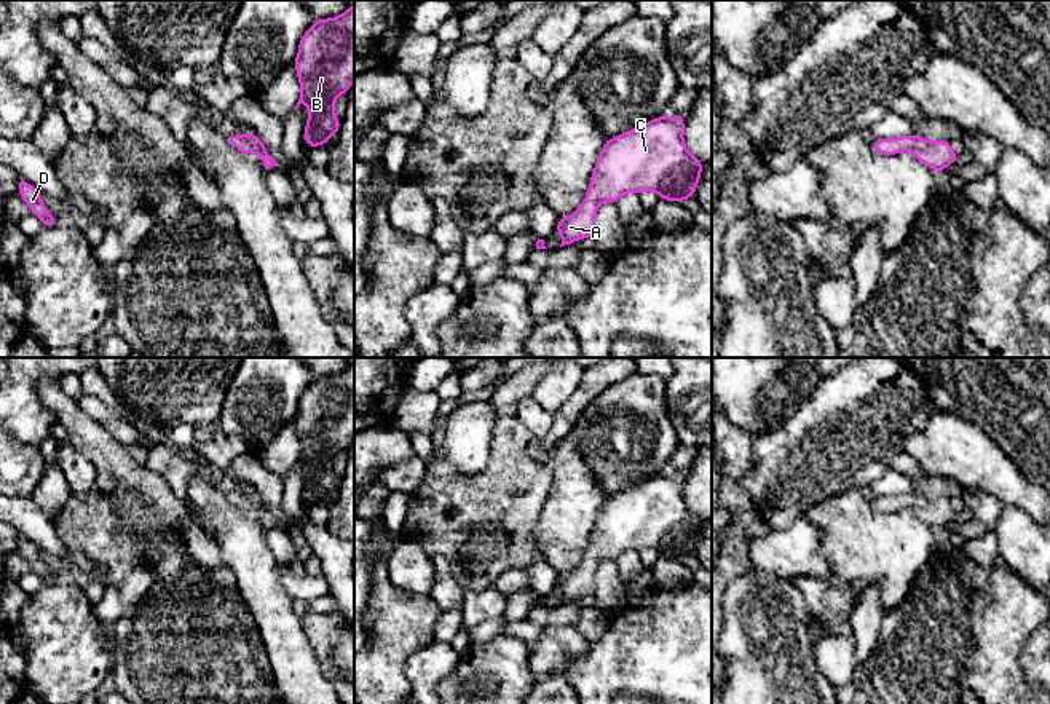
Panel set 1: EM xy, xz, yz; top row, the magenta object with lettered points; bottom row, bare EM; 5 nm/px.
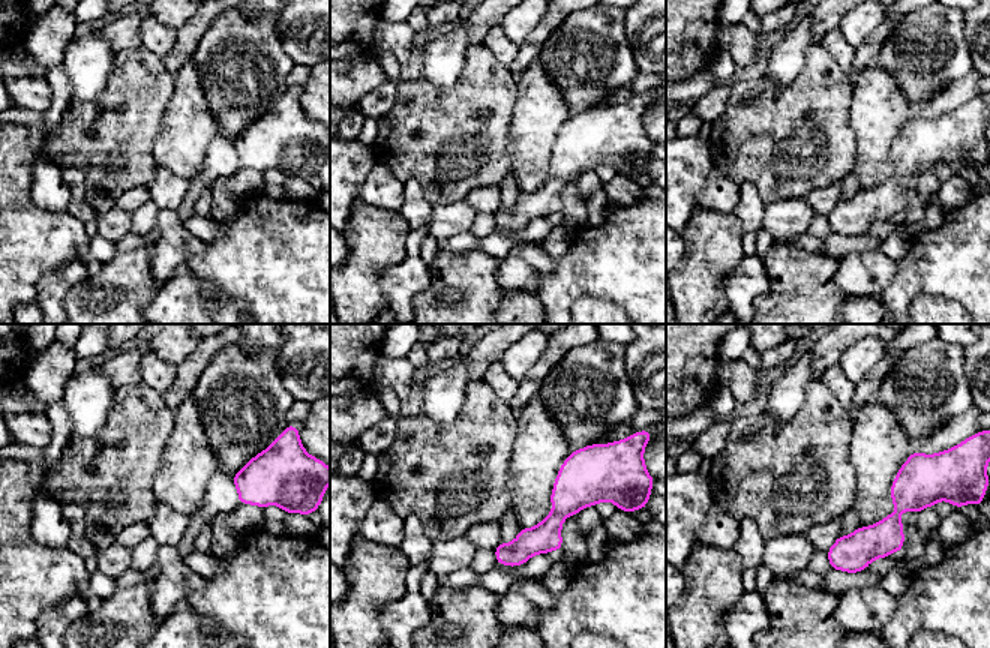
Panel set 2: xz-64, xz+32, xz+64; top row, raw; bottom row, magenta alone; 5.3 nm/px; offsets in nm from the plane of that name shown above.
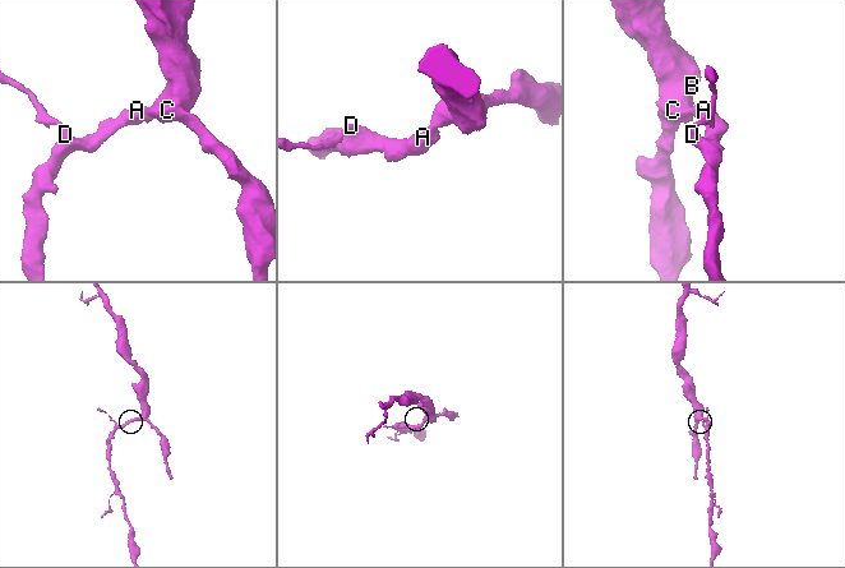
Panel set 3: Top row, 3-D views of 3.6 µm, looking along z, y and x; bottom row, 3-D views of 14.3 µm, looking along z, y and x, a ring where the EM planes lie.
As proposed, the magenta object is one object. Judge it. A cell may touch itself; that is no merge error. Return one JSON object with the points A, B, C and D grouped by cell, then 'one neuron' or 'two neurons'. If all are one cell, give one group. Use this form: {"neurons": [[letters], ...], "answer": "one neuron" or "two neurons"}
{"neurons": [["A", "B", "C", "D"]], "answer": "one neuron"}

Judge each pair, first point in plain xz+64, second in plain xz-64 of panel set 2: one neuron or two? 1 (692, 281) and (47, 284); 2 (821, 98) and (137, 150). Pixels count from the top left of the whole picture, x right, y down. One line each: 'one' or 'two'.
1: two
2: one

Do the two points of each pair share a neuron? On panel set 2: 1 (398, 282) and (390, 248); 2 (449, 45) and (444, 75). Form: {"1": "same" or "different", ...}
{"1": "different", "2": "same"}

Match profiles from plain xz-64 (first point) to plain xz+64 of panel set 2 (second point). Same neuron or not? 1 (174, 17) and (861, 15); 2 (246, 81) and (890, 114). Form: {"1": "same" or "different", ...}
{"1": "same", "2": "different"}

